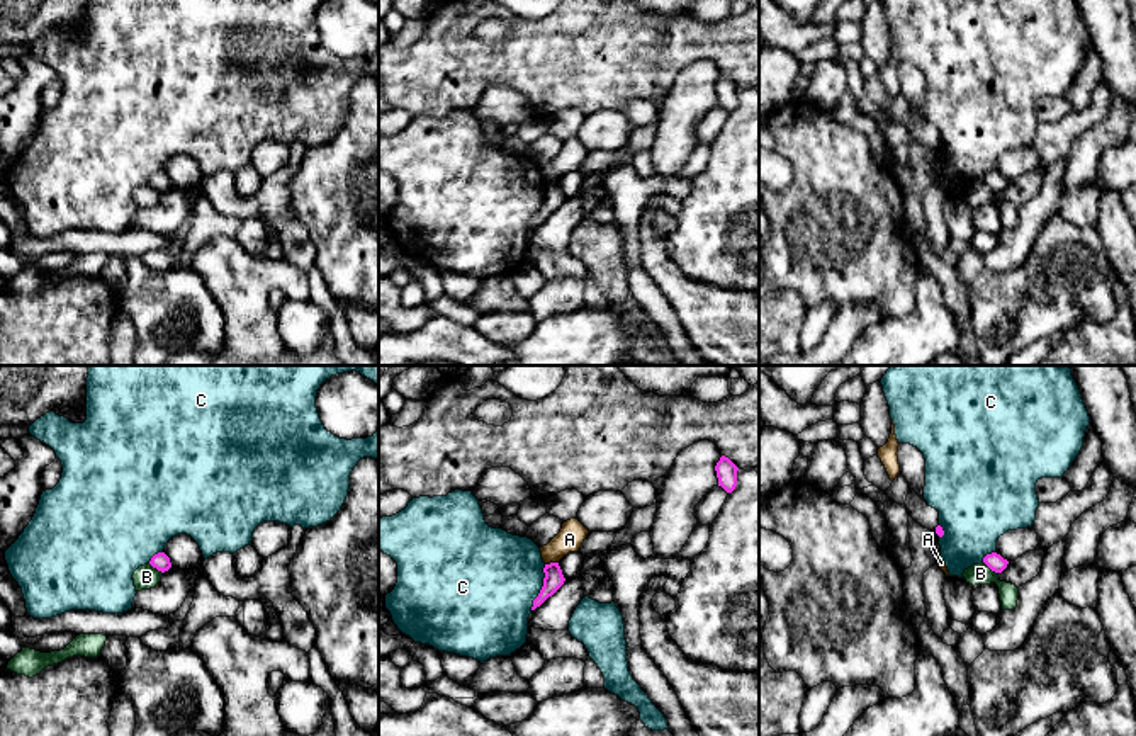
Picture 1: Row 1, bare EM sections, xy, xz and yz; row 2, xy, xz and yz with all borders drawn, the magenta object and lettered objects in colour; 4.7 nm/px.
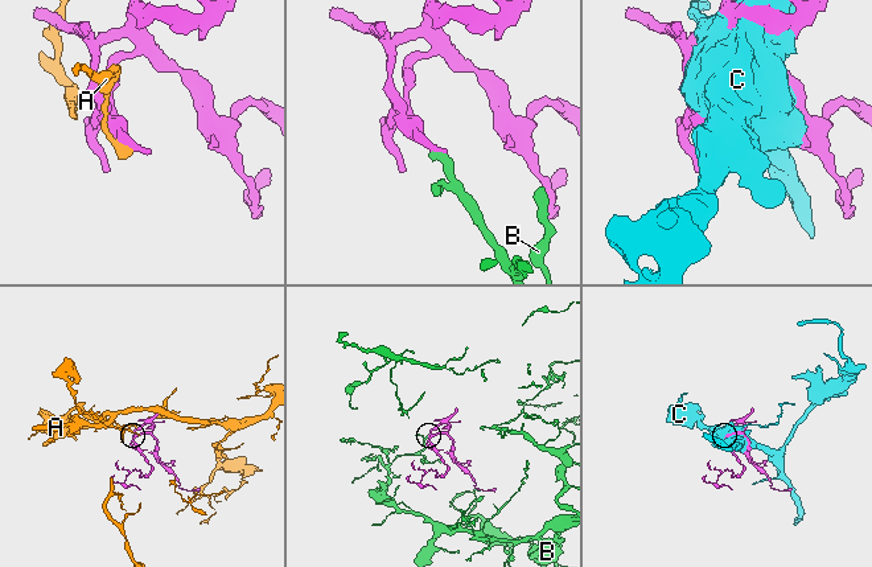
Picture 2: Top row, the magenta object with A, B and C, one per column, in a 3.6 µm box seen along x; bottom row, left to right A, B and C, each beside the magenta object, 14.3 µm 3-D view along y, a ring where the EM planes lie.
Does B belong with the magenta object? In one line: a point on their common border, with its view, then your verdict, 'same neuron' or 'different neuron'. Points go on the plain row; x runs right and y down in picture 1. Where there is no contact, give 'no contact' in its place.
yz (990, 187) | different neuron

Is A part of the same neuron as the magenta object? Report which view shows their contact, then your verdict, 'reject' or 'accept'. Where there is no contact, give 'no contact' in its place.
meets magenta in xz; reject

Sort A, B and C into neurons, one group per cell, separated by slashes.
A / B / C

